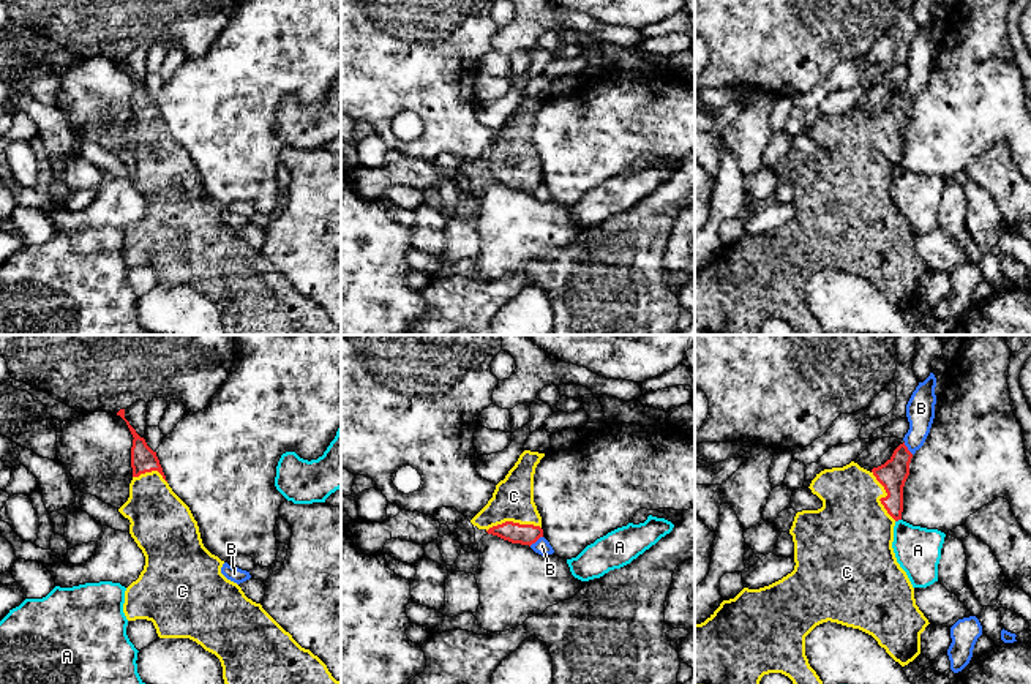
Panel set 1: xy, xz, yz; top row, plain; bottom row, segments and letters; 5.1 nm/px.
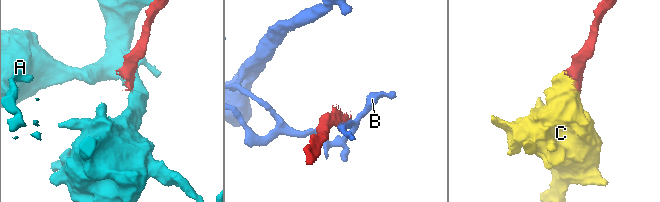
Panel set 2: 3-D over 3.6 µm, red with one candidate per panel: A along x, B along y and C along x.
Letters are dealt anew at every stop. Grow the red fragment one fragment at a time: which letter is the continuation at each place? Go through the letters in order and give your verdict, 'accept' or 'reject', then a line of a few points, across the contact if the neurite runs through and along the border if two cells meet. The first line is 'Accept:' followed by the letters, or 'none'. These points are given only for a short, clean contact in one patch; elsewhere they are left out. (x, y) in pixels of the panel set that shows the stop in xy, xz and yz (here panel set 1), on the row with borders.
Accept: C
A: reject | yz (900, 518), (896, 522)
B: reject | xz (542, 536), (529, 545)
C: accept

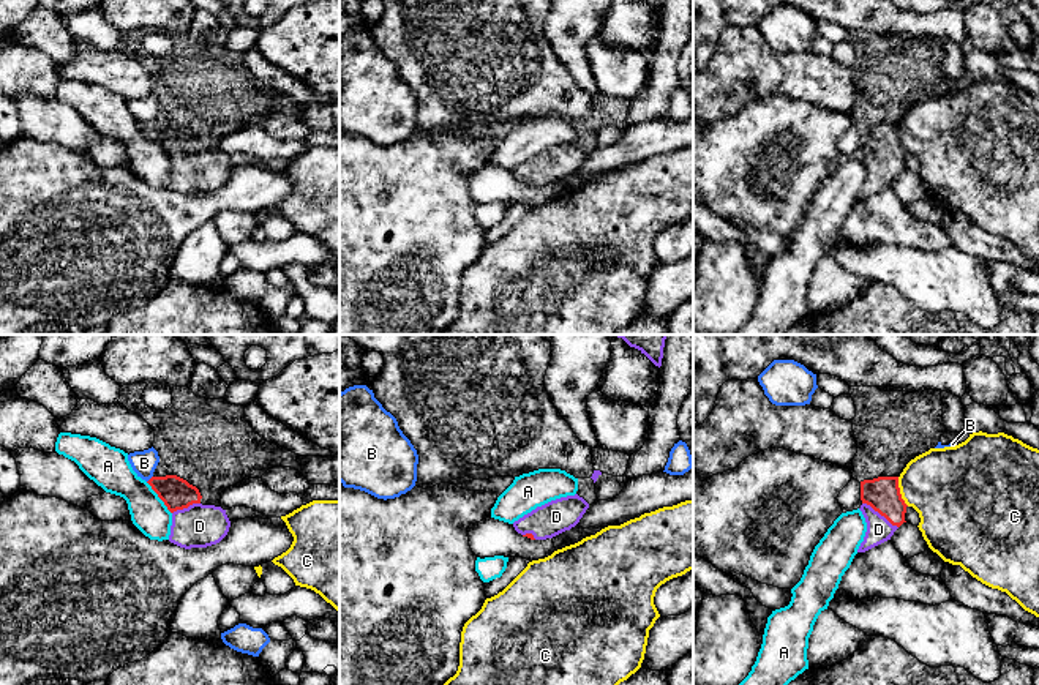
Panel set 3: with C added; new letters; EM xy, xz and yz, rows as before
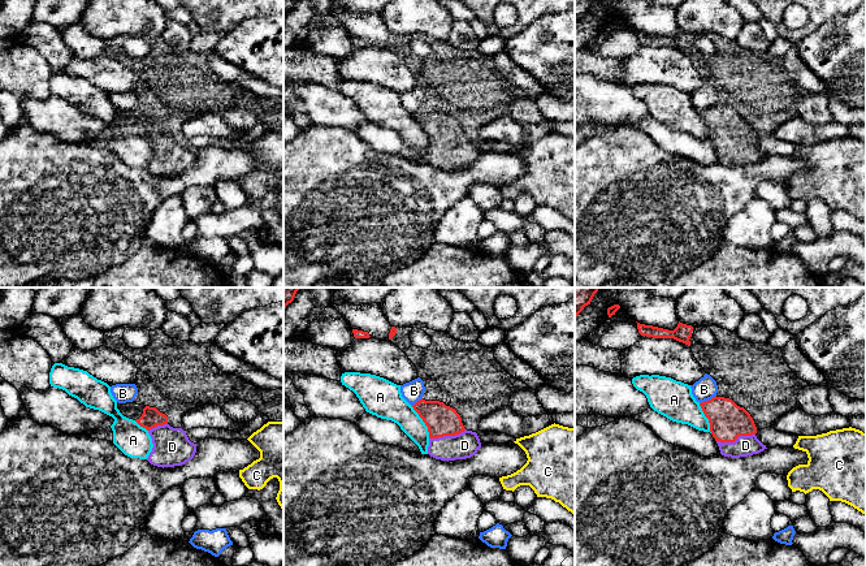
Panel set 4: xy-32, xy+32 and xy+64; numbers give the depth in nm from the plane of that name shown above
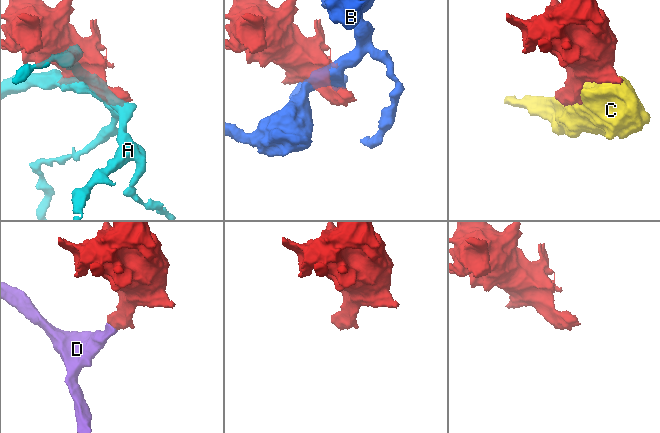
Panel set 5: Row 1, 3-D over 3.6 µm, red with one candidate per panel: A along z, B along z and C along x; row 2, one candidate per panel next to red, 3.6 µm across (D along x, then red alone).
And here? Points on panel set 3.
Accept: D
A: reject
B: reject
C: reject
D: accept | yz (883, 494), (880, 513), (878, 529)

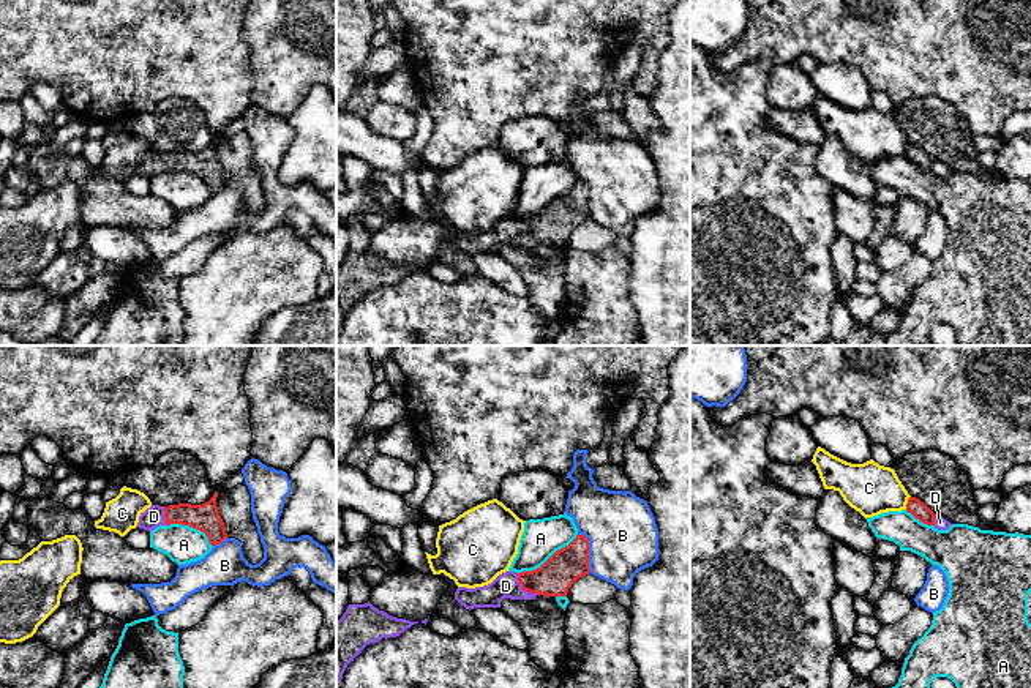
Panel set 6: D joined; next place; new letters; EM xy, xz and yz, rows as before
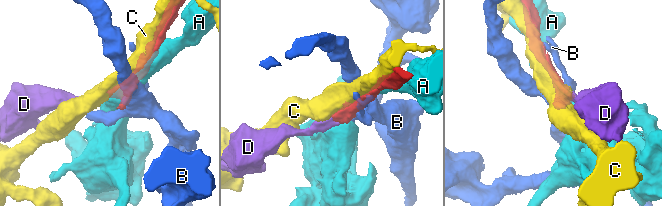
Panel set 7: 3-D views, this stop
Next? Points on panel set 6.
Accept: D
A: reject
B: reject
C: reject
D: accept | xz (554, 578), (531, 583), (523, 589), (506, 586)

